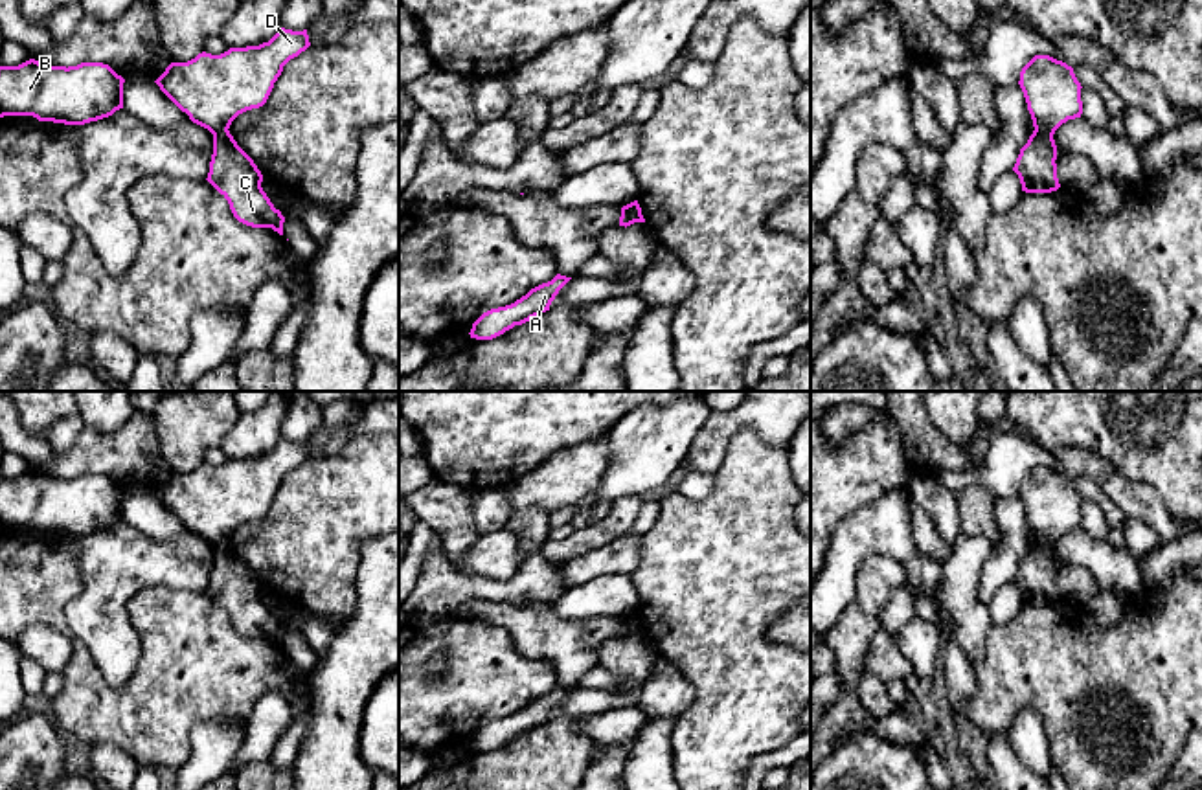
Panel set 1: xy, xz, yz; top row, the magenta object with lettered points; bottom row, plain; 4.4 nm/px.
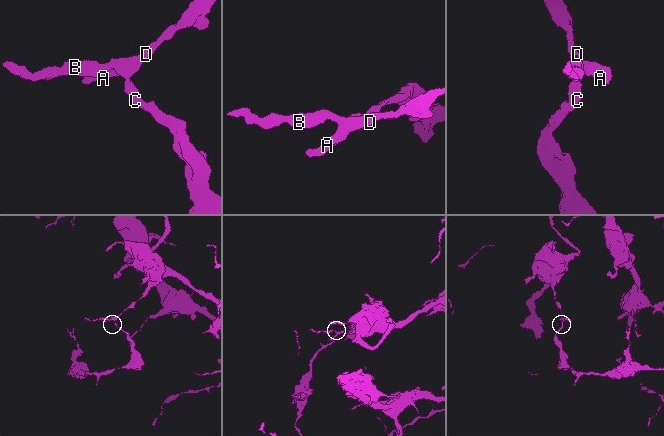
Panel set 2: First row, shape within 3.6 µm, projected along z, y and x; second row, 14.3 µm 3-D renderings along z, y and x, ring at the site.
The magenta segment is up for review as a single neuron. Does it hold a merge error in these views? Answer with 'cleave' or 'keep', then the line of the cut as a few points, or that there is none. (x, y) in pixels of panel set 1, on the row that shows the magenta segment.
cleave | yz (1035, 127), (1052, 135)

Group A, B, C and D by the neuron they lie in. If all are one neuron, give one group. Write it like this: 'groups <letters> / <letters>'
groups A B D / C

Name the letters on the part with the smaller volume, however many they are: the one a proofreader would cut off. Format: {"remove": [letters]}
{"remove": ["C"]}

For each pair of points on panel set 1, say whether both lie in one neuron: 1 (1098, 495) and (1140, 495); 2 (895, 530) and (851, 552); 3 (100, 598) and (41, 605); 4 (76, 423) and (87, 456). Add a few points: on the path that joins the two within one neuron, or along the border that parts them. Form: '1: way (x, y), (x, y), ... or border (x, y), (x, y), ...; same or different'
1: border (1072, 478), (1088, 474), (1129, 517); different
2: way (884, 533), (875, 542), (862, 542); same
3: border (78, 559), (79, 592), (65, 609), (70, 634); different
4: border (85, 427), (78, 440), (57, 454); different

